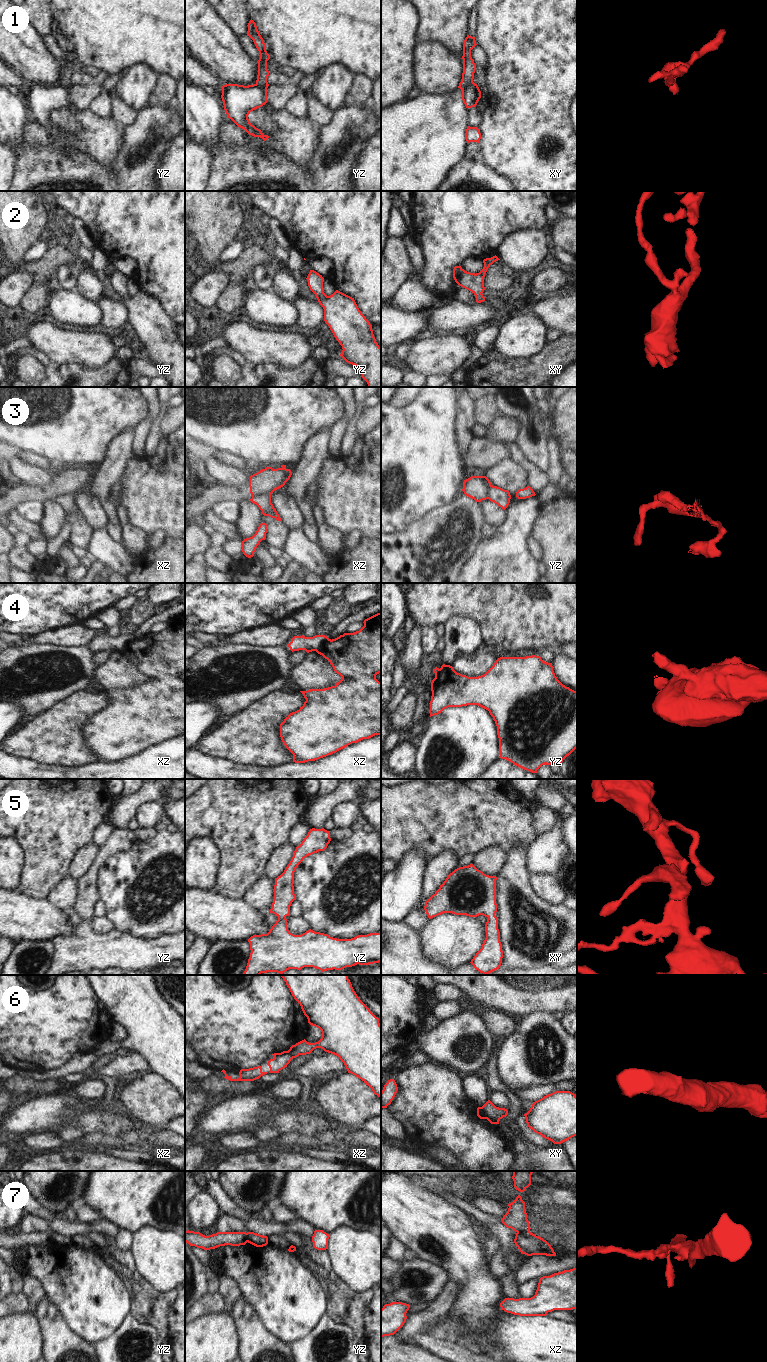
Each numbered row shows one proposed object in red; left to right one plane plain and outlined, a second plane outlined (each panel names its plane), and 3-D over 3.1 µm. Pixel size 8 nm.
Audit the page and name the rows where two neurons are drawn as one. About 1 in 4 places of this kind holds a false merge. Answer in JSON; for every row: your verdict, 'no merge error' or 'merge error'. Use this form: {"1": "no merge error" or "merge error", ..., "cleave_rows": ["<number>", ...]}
{"1": "merge error", "2": "no merge error", "3": "merge error", "4": "merge error", "5": "no merge error", "6": "merge error", "7": "merge error", "cleave_rows": ["1", "3", "4", "6", "7"]}

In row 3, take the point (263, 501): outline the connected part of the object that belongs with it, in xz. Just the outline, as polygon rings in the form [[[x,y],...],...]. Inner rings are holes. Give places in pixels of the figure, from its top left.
[[[263,493],[261,495],[255,495],[250,499],[250,501],[259,507],[264,516],[269,516],[282,522],[278,512],[271,503],[271,494]]]

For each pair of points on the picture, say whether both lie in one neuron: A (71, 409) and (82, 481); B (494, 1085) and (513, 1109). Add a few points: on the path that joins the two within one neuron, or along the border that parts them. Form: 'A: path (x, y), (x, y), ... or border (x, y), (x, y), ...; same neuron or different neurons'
A: border (73, 465), (70, 467); different neurons
B: path (501, 1087), (513, 1102); same neuron

